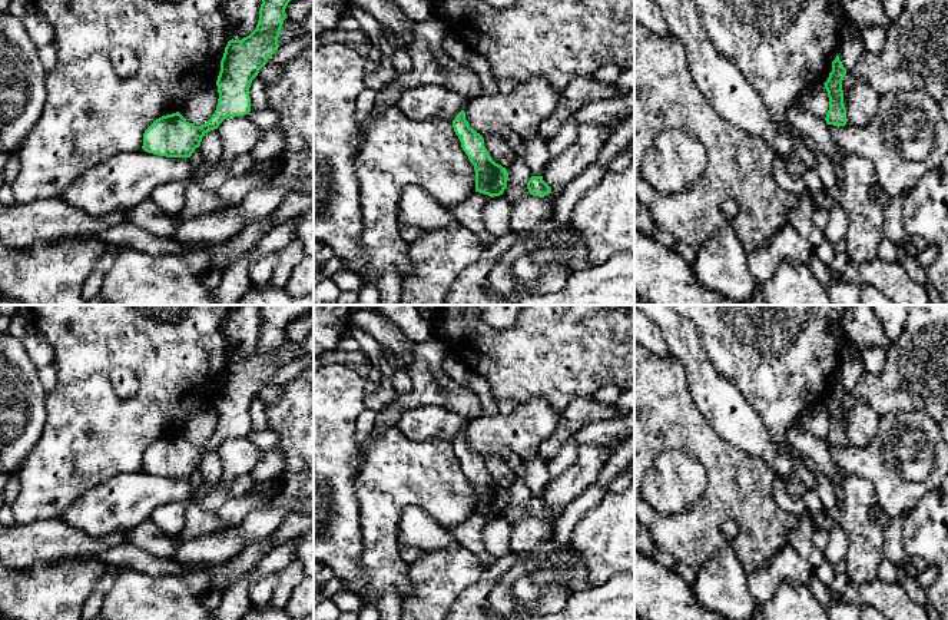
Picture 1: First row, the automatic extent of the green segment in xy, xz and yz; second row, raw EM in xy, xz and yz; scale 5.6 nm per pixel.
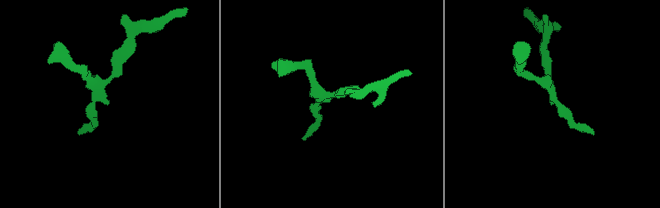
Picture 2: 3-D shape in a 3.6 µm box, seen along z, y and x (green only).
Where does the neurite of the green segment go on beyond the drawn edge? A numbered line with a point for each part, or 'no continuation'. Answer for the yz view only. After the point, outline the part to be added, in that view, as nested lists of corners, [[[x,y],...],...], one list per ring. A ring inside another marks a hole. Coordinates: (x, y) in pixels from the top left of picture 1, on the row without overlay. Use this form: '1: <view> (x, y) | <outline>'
no continuation

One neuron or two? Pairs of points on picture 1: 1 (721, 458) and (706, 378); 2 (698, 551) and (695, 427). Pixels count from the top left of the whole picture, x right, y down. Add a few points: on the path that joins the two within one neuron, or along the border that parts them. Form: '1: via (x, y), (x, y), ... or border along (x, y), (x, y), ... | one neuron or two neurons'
1: border along (696, 405), (706, 421), (725, 440), (745, 451) | two neurons
2: via (705, 520), (718, 506), (718, 458) | one neuron

